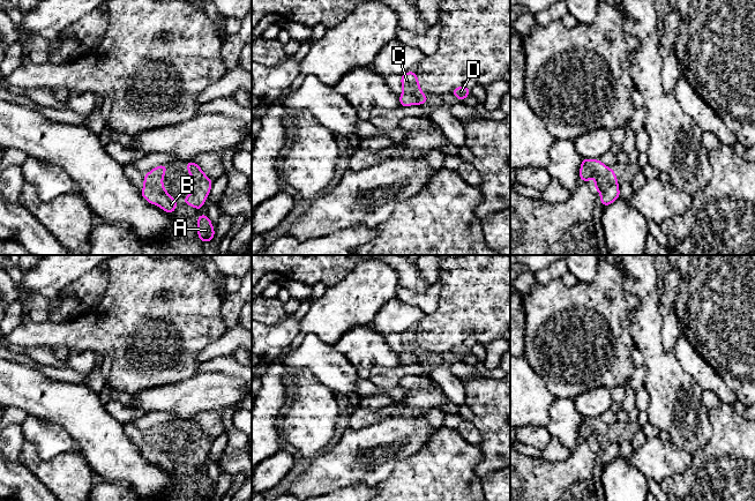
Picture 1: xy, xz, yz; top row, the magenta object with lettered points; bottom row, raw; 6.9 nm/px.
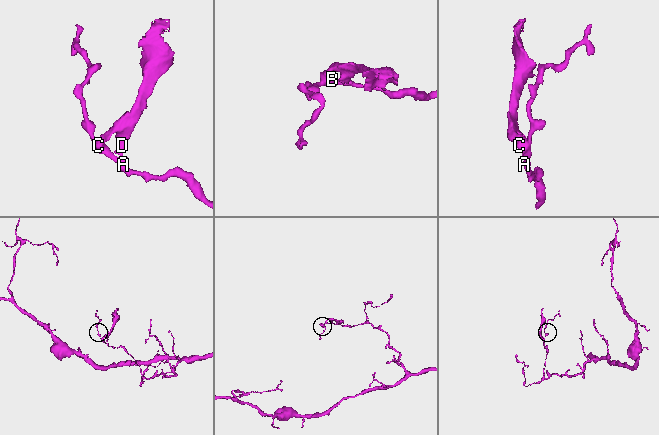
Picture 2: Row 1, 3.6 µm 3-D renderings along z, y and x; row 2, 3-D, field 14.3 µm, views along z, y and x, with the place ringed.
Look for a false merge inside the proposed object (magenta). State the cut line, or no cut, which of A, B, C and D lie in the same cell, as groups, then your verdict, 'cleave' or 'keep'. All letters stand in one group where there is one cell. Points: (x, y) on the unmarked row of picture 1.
cut xy (144, 442), (151, 445), (162, 443); groups A B / C D; cleave

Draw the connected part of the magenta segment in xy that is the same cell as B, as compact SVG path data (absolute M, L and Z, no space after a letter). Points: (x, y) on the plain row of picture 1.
M144 443L141 453L144 458L160 465L165 471L172 472L175 470L178 459L167 453L163 443L157 446Z

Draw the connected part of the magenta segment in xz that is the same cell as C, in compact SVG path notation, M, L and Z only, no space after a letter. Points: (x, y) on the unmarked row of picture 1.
M414 329L401 334L401 341L402 341L403 349L406 351L416 352L421 350L420 342L417 337Z

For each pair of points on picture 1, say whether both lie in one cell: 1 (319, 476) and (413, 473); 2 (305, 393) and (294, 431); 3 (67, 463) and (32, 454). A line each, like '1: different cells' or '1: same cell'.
1: different cells
2: same cell
3: same cell

